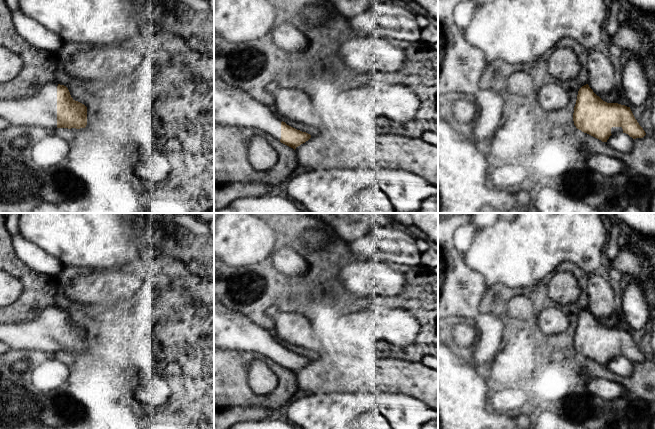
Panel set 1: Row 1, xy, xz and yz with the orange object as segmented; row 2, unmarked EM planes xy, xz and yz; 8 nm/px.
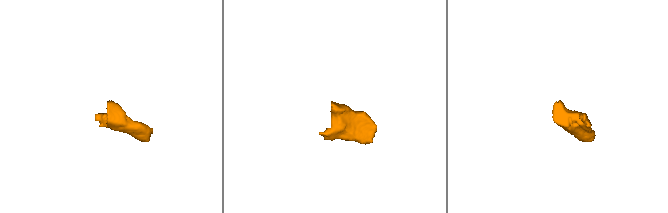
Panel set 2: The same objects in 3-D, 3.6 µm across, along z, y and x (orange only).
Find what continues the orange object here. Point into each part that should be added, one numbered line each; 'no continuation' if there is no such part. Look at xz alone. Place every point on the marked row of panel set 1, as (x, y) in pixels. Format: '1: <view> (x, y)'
1: xz (232, 107)

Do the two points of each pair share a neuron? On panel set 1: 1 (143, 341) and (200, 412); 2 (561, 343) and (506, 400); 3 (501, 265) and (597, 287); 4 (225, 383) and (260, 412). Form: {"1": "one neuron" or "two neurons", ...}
{"1": "one neuron", "2": "one neuron", "3": "two neurons", "4": "two neurons"}

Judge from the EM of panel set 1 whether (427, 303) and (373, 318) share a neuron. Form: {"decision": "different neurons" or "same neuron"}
{"decision": "same neuron"}

